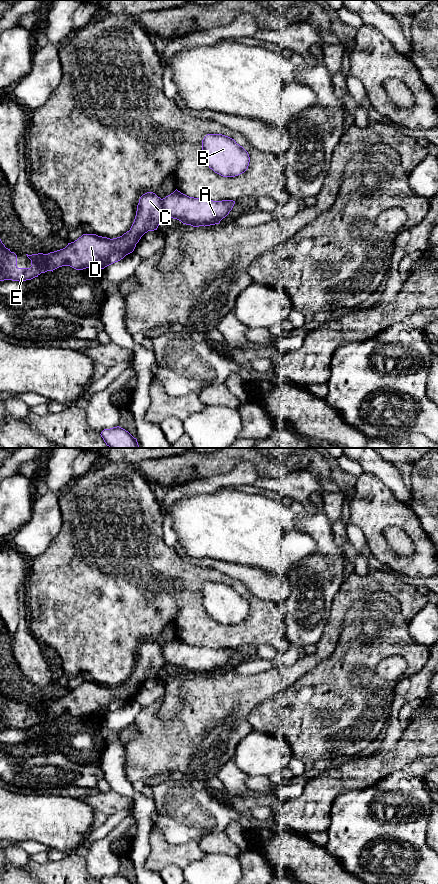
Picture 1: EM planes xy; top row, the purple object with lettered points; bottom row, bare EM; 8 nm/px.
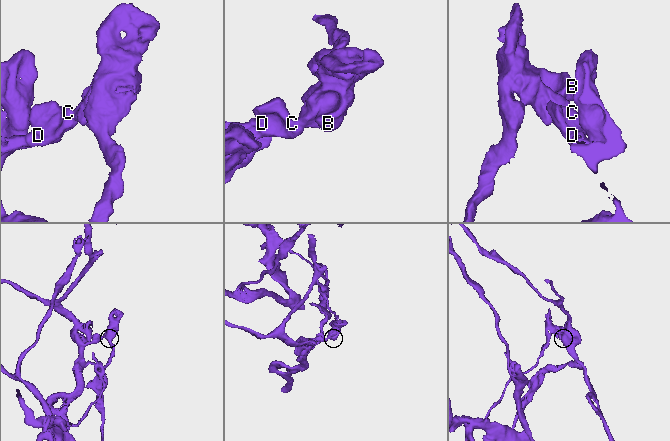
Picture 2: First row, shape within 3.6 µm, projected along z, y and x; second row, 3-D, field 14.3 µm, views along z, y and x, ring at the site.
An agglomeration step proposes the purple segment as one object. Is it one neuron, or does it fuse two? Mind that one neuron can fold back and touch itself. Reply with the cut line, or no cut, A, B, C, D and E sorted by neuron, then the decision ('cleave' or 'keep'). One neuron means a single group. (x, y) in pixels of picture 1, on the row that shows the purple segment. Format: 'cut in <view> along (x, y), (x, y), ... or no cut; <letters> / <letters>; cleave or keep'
cut in xy along (161, 199), (163, 210), (167, 216); A B / C D E; cleave

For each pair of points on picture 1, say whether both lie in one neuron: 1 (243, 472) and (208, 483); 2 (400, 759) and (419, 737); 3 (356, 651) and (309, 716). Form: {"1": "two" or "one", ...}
{"1": "one", "2": "one", "3": "one"}

